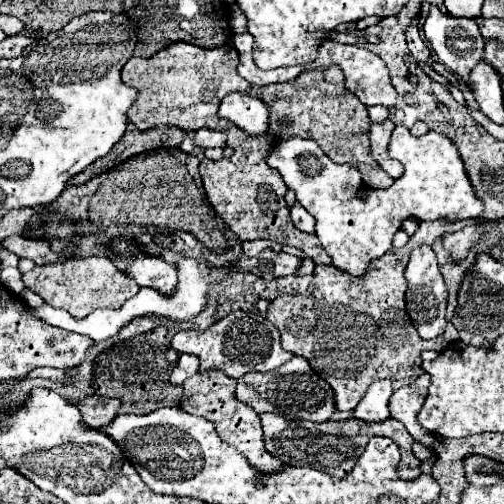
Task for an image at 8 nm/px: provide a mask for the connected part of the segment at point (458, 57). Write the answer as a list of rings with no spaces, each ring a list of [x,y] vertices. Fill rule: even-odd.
[[[431,5],[429,9],[429,17],[425,19],[425,37],[431,43],[433,53],[437,55],[437,59],[441,63],[445,63],[453,73],[459,73],[463,77],[463,81],[467,81],[469,71],[483,59],[483,35],[477,27],[475,21],[471,19],[461,19],[461,17],[449,17],[447,13],[441,13],[441,9],[437,5]]]

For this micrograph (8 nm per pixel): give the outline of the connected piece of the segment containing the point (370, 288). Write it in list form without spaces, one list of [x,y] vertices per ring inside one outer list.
[[[445,219],[435,221],[422,221],[415,235],[409,239],[409,243],[401,249],[393,247],[385,253],[385,257],[379,257],[371,261],[367,267],[367,273],[363,277],[351,277],[343,273],[343,269],[335,267],[315,267],[313,281],[309,289],[301,295],[281,295],[275,301],[271,301],[267,319],[277,325],[281,333],[281,345],[285,351],[291,351],[295,355],[301,355],[309,361],[309,365],[331,385],[335,393],[335,405],[337,411],[353,411],[357,403],[363,399],[365,389],[377,381],[377,379],[405,379],[405,377],[419,377],[423,373],[423,359],[421,353],[427,349],[443,349],[447,343],[443,337],[437,337],[433,341],[425,341],[419,337],[417,329],[411,325],[411,319],[405,311],[405,291],[407,281],[403,277],[409,253],[415,245],[427,243],[432,245],[443,231],[459,231],[465,226],[478,224],[478,219],[466,219],[449,223]]]

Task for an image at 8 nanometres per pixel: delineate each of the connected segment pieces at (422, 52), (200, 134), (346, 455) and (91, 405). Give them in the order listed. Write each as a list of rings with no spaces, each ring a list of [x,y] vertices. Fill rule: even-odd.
[[[411,25],[409,29],[407,29],[407,43],[409,43],[409,49],[411,49],[411,53],[413,53],[413,57],[415,57],[415,61],[419,63],[419,65],[433,65],[433,59],[431,59],[431,51],[429,51],[429,47],[425,45],[425,41],[419,37],[419,31],[417,31],[417,25]]]
[[[199,129],[199,131],[195,131],[193,139],[195,139],[197,147],[223,147],[227,141],[227,131]]]
[[[263,413],[261,417],[261,425],[263,425],[263,433],[265,433],[265,445],[267,451],[273,453],[275,457],[279,457],[285,465],[291,467],[313,467],[319,469],[331,477],[335,477],[335,467],[337,467],[337,453],[339,453],[339,465],[343,461],[343,469],[351,471],[353,469],[353,455],[359,455],[357,451],[363,451],[363,447],[369,441],[369,435],[387,435],[391,437],[401,451],[401,479],[411,481],[415,477],[419,477],[421,469],[419,469],[419,459],[411,453],[411,445],[413,445],[413,437],[409,435],[409,431],[395,419],[385,419],[379,423],[367,423],[361,419],[345,419],[345,421],[323,421],[323,423],[311,423],[311,421],[289,421],[281,415],[273,415],[273,413]]]
[[[99,395],[87,397],[83,401],[71,401],[71,403],[79,407],[83,421],[93,429],[109,425],[117,417],[117,411],[121,407],[119,399],[107,399],[107,397],[99,397]]]

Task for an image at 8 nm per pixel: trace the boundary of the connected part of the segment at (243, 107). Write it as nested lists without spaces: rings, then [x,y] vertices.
[[[227,95],[219,107],[219,117],[233,121],[249,135],[261,135],[267,131],[267,115],[267,105],[249,95]]]

